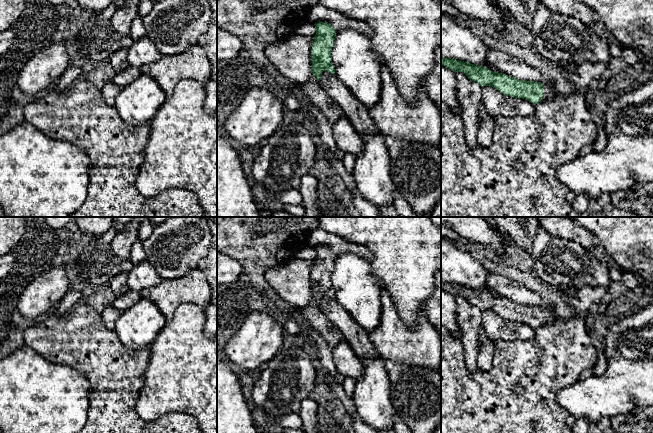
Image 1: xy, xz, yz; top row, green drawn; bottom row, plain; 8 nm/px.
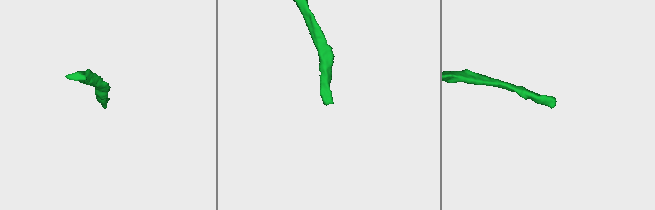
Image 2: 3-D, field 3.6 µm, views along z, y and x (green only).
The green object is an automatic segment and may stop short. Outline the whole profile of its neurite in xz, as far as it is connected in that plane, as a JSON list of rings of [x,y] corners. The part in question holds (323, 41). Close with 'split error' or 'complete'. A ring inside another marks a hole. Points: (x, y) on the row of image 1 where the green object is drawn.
[[[318,22],[314,24],[316,35],[313,37],[311,48],[312,74],[320,81],[322,72],[327,70],[330,74],[335,73],[331,61],[331,50],[334,44],[336,31],[328,22]]]; complete

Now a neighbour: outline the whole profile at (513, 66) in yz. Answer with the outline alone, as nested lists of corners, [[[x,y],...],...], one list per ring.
[[[489,48],[486,61],[501,73],[510,77],[524,81],[541,82],[542,77],[538,70],[530,66],[523,59],[506,52],[495,51]]]

